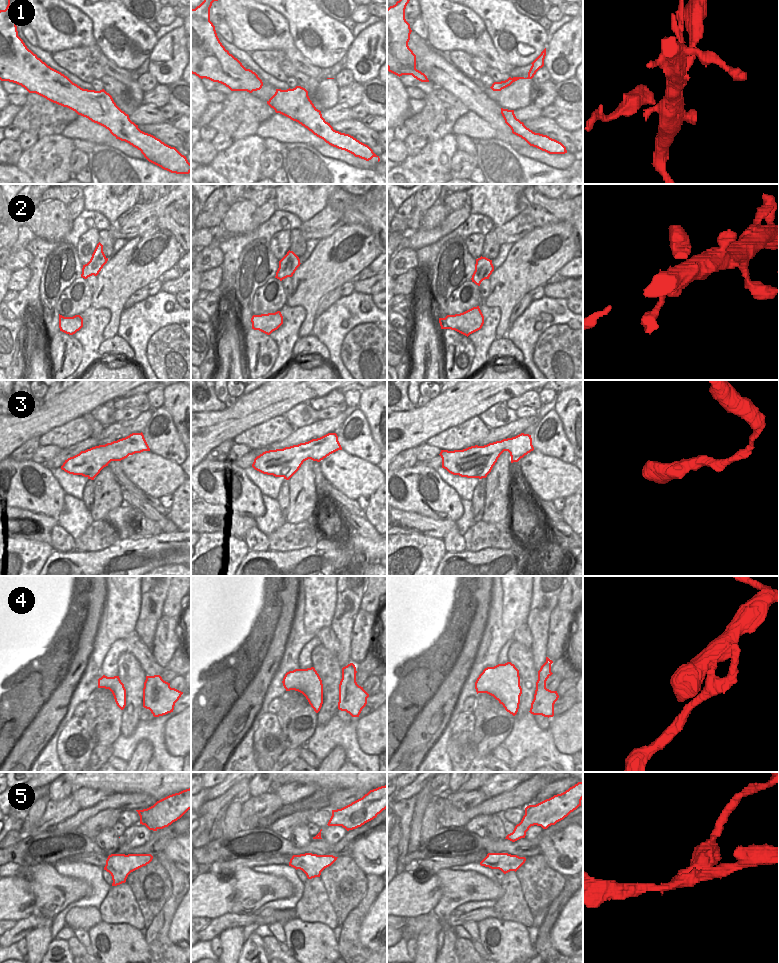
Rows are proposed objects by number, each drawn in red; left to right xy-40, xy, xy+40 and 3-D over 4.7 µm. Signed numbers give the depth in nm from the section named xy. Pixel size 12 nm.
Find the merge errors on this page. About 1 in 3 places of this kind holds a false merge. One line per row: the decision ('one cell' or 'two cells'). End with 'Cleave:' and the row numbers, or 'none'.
1: one cell
2: one cell
3: one cell
4: two cells
5: two cells
Cleave: 4, 5

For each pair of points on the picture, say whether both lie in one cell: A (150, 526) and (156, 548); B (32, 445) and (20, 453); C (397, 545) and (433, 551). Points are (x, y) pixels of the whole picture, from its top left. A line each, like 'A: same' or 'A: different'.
A: different
B: same
C: same

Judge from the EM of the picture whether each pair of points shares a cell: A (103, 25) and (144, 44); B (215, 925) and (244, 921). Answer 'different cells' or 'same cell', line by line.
A: same cell
B: same cell

